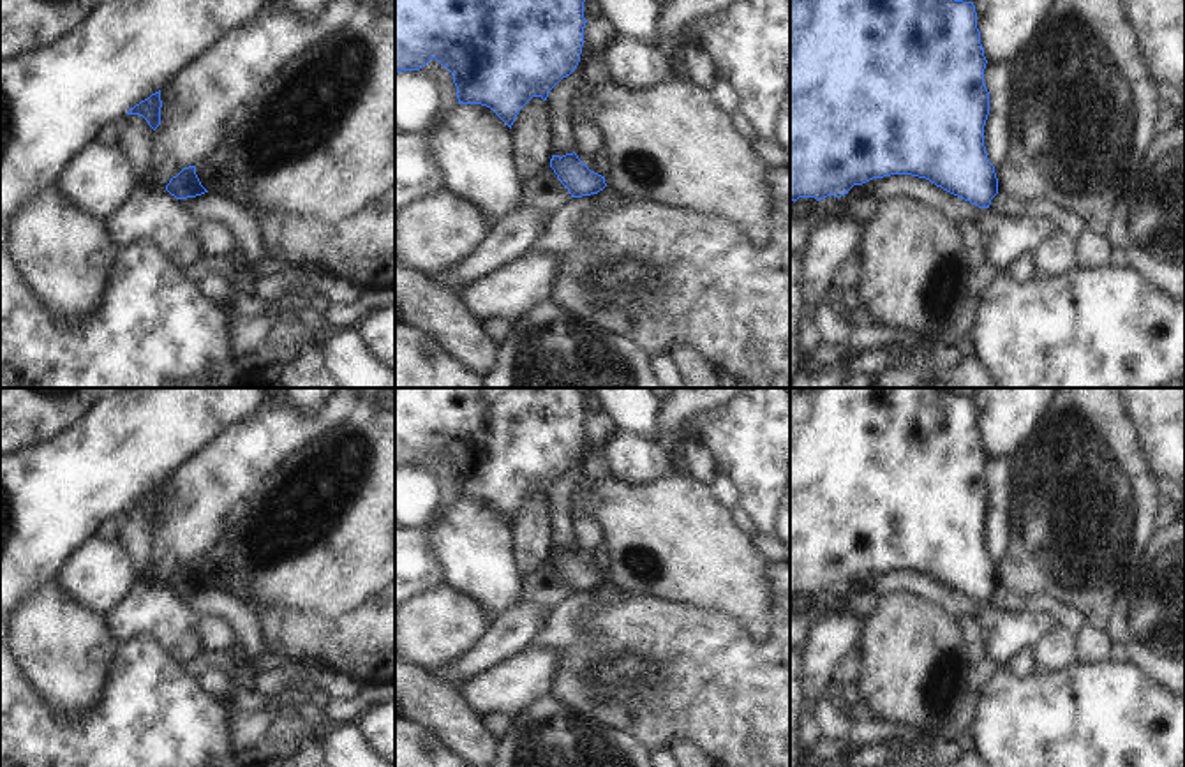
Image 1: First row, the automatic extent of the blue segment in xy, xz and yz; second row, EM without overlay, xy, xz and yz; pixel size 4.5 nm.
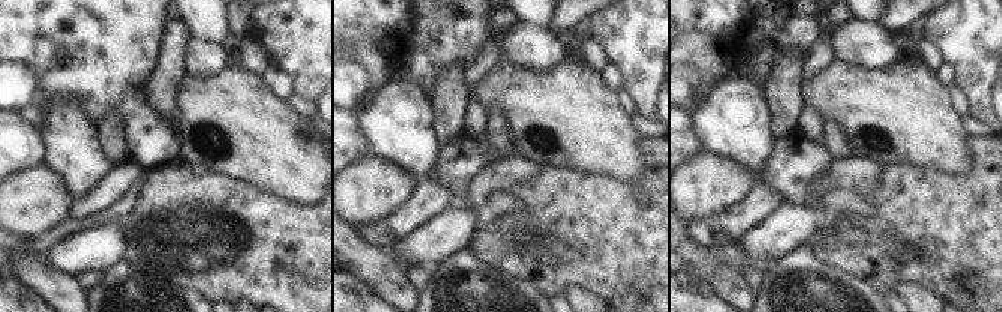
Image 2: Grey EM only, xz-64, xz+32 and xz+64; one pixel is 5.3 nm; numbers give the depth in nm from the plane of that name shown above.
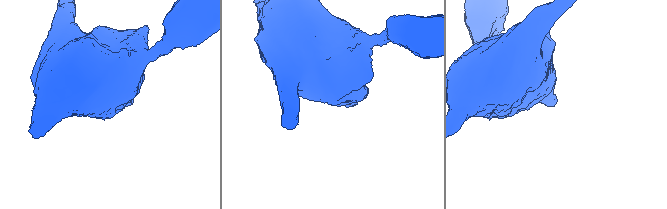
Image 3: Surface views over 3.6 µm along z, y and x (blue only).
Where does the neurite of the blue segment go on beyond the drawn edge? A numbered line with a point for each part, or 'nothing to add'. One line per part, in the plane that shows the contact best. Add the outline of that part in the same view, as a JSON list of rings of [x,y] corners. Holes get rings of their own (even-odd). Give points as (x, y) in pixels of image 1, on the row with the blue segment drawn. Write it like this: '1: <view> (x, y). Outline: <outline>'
nothing to add

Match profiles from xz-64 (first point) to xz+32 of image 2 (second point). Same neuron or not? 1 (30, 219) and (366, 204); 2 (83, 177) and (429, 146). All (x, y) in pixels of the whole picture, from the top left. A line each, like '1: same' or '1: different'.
1: same
2: same

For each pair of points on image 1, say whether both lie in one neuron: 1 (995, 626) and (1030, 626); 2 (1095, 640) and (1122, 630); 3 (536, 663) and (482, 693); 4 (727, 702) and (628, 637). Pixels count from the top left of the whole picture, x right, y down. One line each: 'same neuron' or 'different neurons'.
1: same neuron
2: different neurons
3: same neuron
4: same neuron

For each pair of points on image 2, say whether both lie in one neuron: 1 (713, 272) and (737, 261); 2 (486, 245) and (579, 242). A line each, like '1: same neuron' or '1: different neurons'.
1: different neurons
2: same neuron

